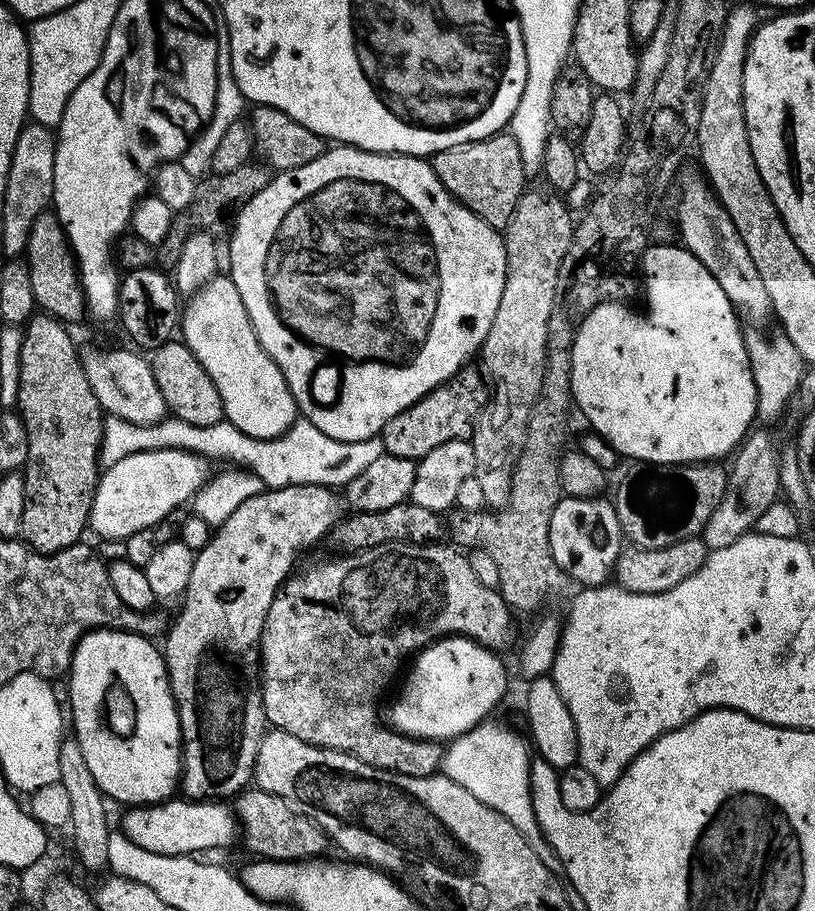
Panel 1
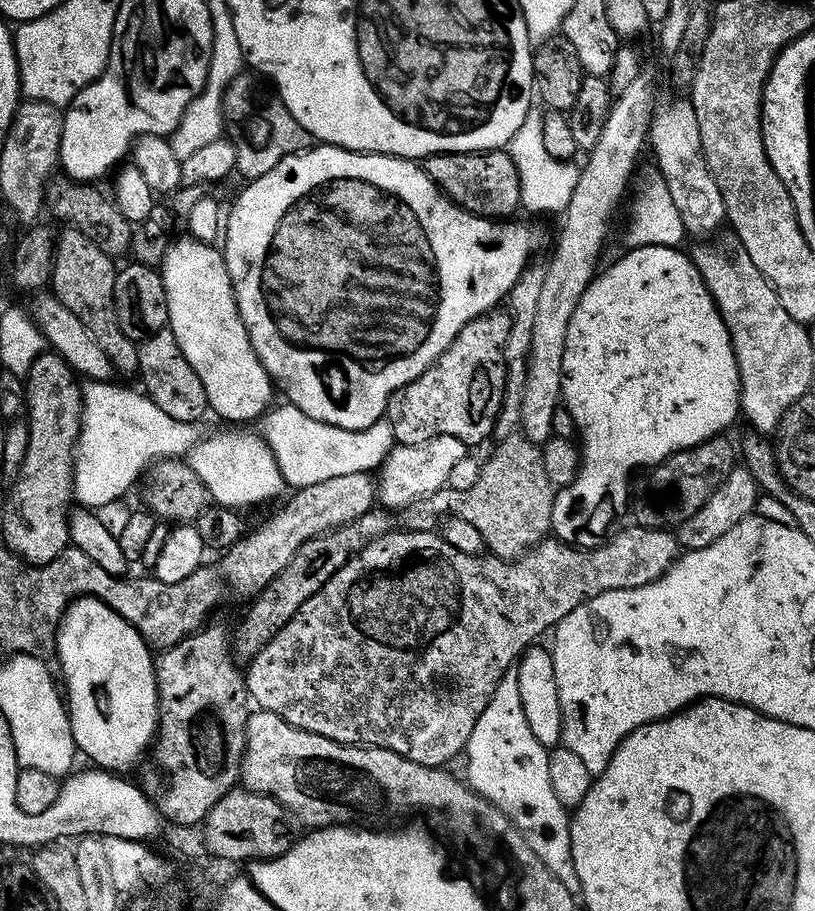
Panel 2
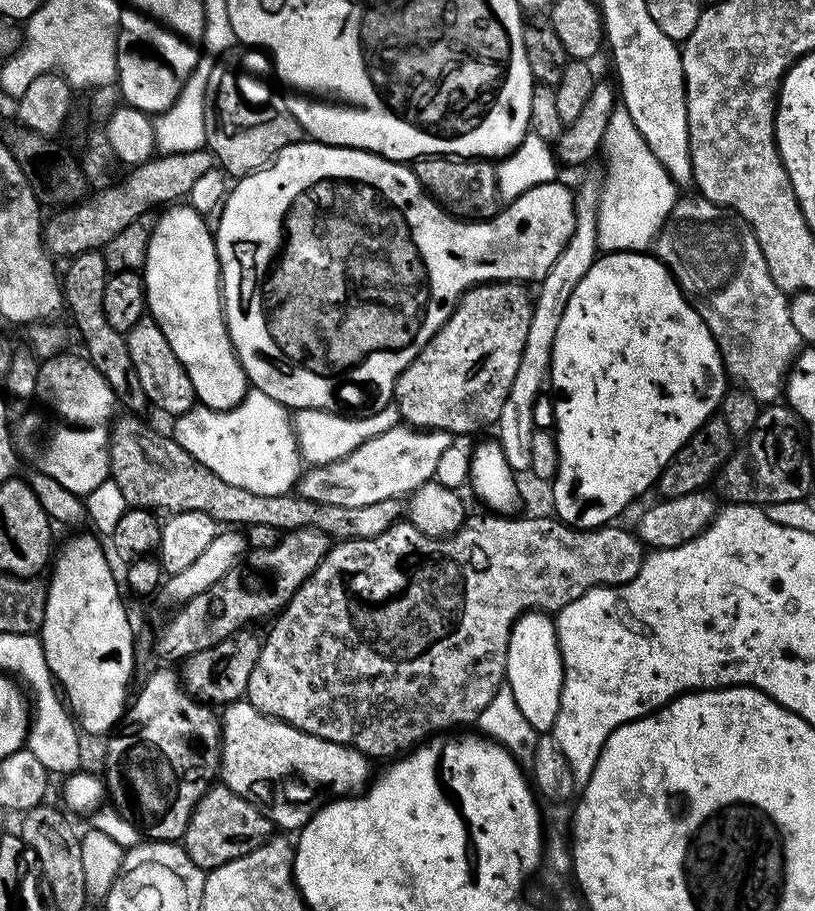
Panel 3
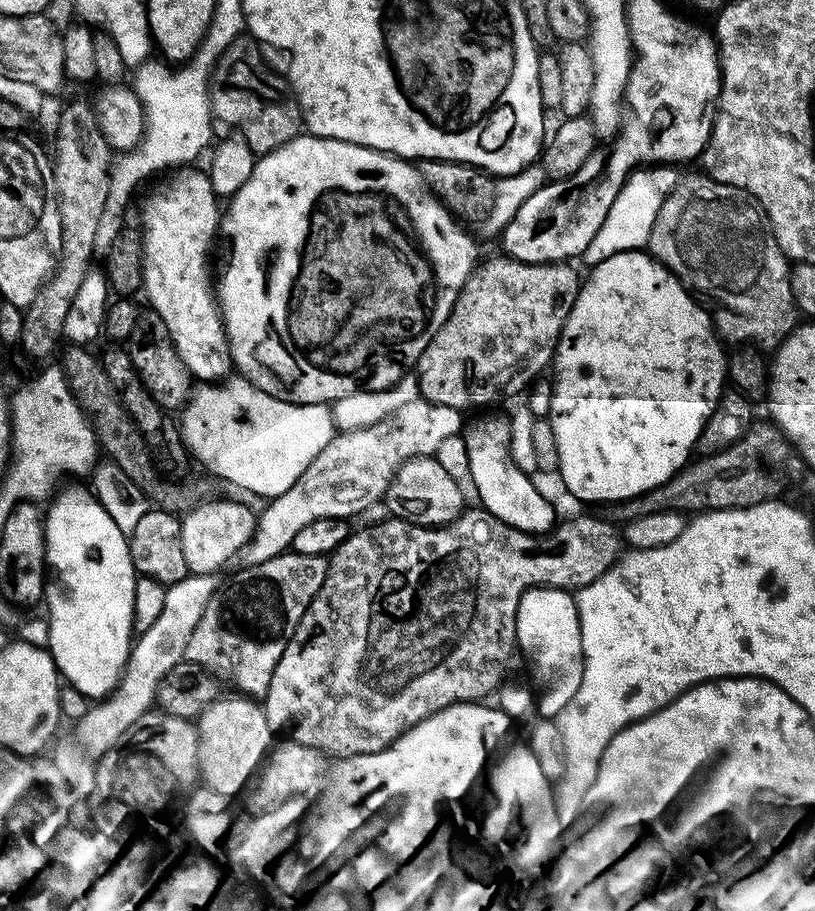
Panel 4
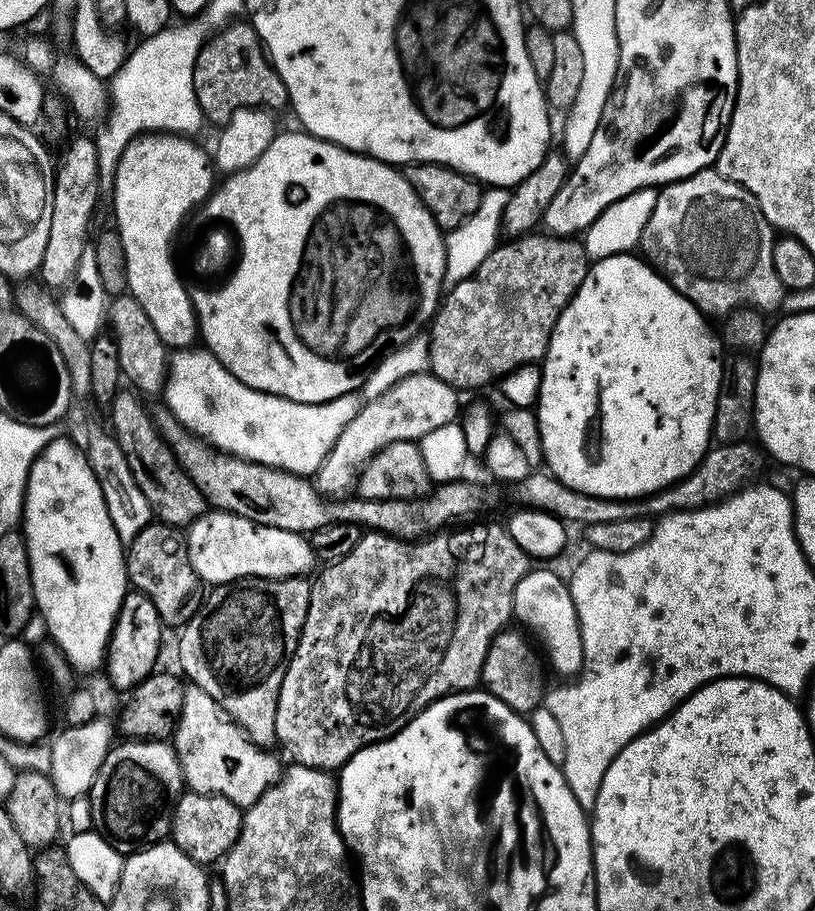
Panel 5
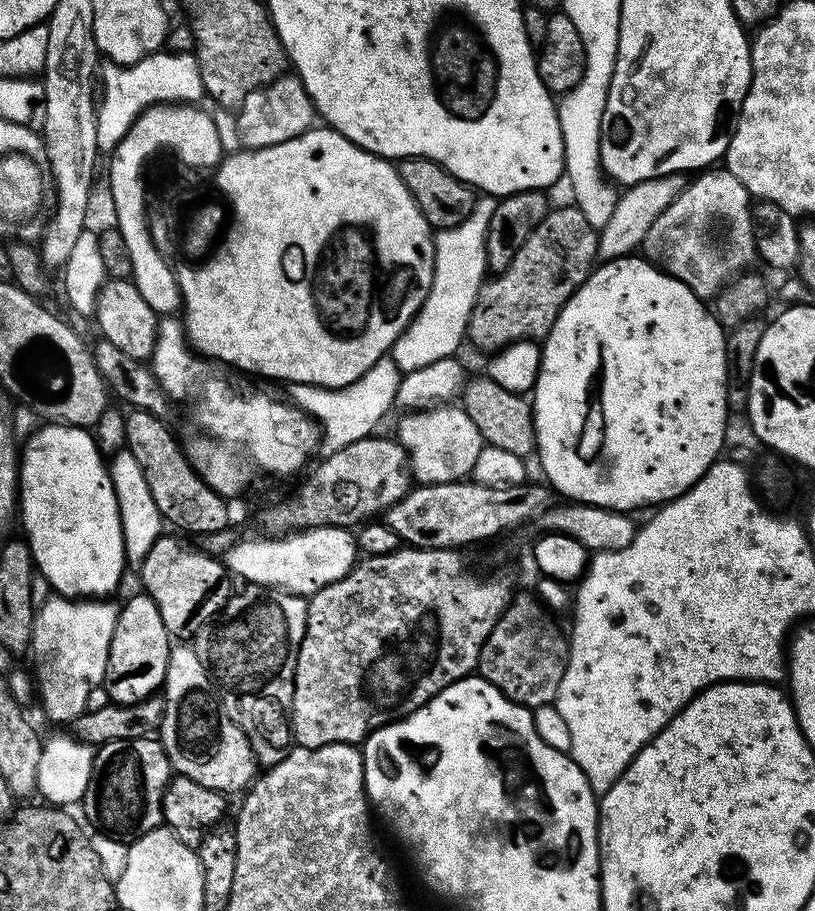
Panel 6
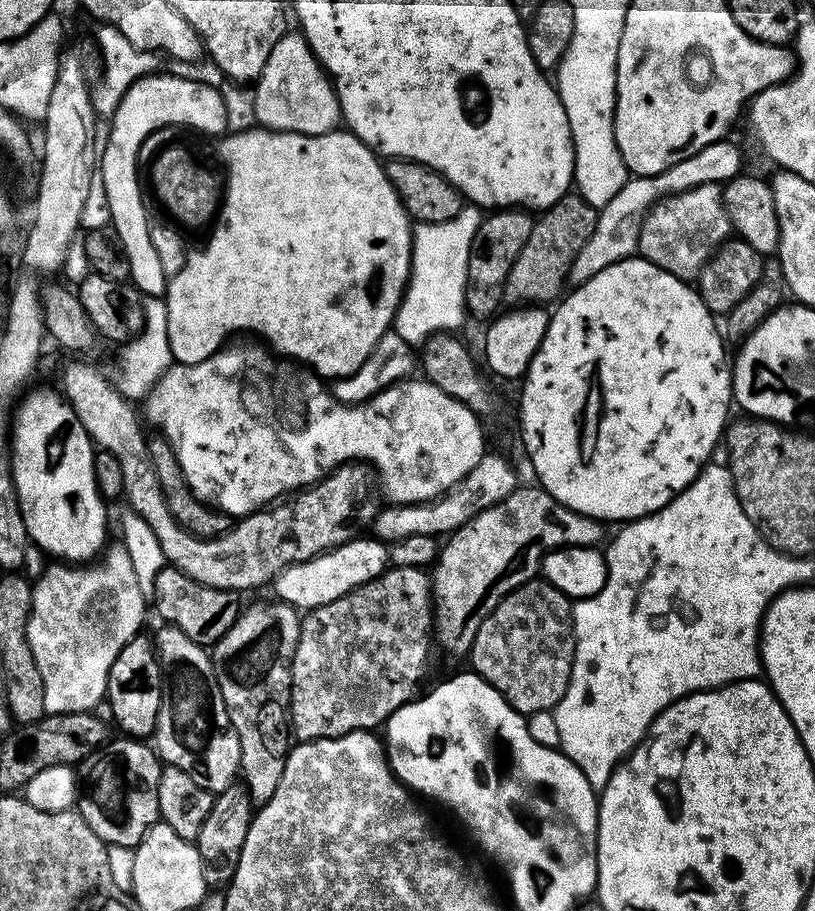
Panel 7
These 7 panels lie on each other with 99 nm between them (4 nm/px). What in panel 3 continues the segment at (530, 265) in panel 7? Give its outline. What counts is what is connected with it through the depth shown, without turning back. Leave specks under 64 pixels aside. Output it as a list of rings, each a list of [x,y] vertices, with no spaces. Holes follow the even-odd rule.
[[[489,282],[478,284],[475,288],[469,288],[460,297],[456,305],[456,311],[453,312],[452,317],[438,329],[435,338],[424,347],[424,351],[417,355],[415,362],[396,380],[394,400],[395,403],[400,403],[400,412],[408,419],[405,421],[411,427],[417,430],[439,430],[453,434],[468,434],[464,432],[476,432],[479,428],[490,427],[491,429],[497,423],[502,414],[503,404],[508,402],[511,396],[511,386],[514,385],[515,375],[518,374],[518,364],[522,362],[522,354],[526,346],[526,336],[530,334],[534,304],[530,298],[528,301],[528,292],[524,288],[527,287],[520,282]]]

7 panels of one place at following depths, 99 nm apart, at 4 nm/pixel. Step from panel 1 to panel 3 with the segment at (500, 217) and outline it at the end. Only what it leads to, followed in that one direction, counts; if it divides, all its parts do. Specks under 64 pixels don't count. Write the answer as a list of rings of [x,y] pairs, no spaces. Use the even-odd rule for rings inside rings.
[[[421,156],[415,161],[414,171],[425,192],[445,212],[461,220],[491,220],[502,207],[496,164],[491,159]]]

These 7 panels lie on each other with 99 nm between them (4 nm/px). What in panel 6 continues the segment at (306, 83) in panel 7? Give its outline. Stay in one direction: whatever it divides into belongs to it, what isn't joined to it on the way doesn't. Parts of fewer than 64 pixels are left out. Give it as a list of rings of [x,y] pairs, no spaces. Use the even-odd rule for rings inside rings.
[[[286,72],[268,85],[251,91],[239,105],[235,117],[241,146],[252,151],[301,136],[315,125],[316,111],[299,76]]]

